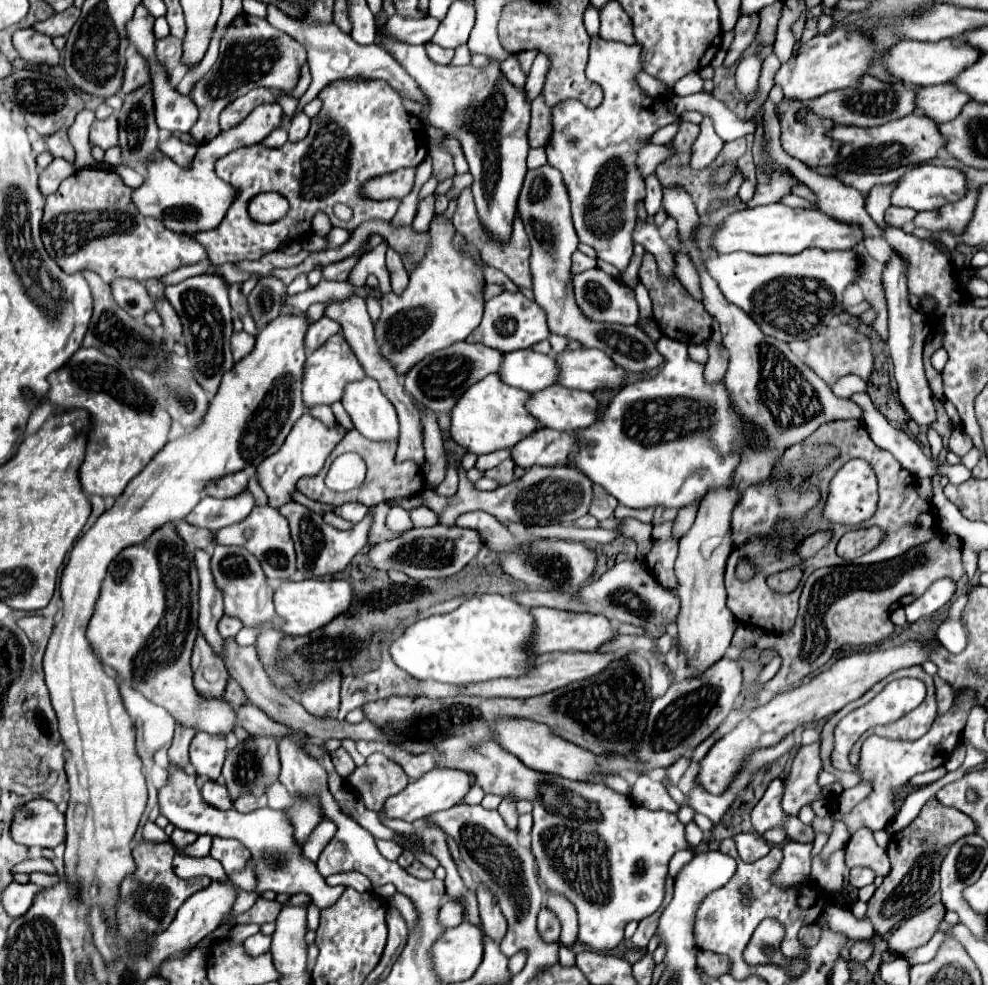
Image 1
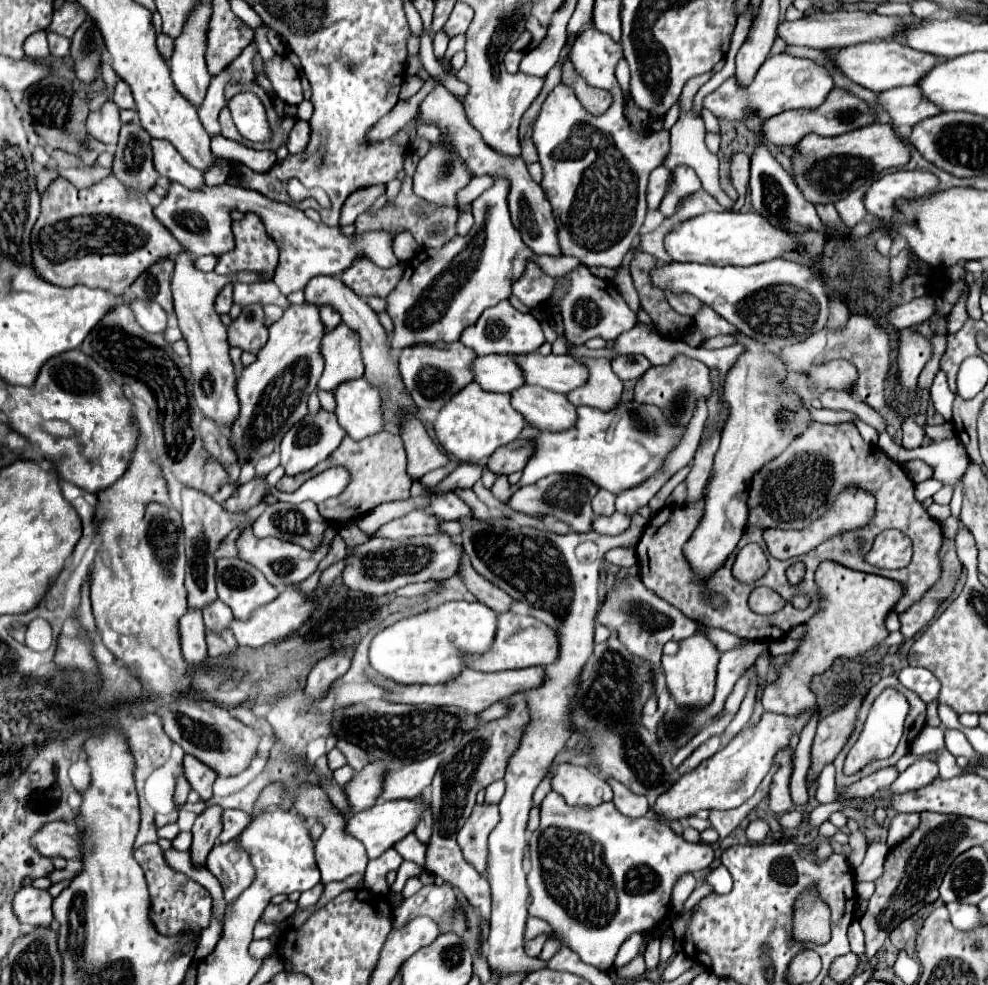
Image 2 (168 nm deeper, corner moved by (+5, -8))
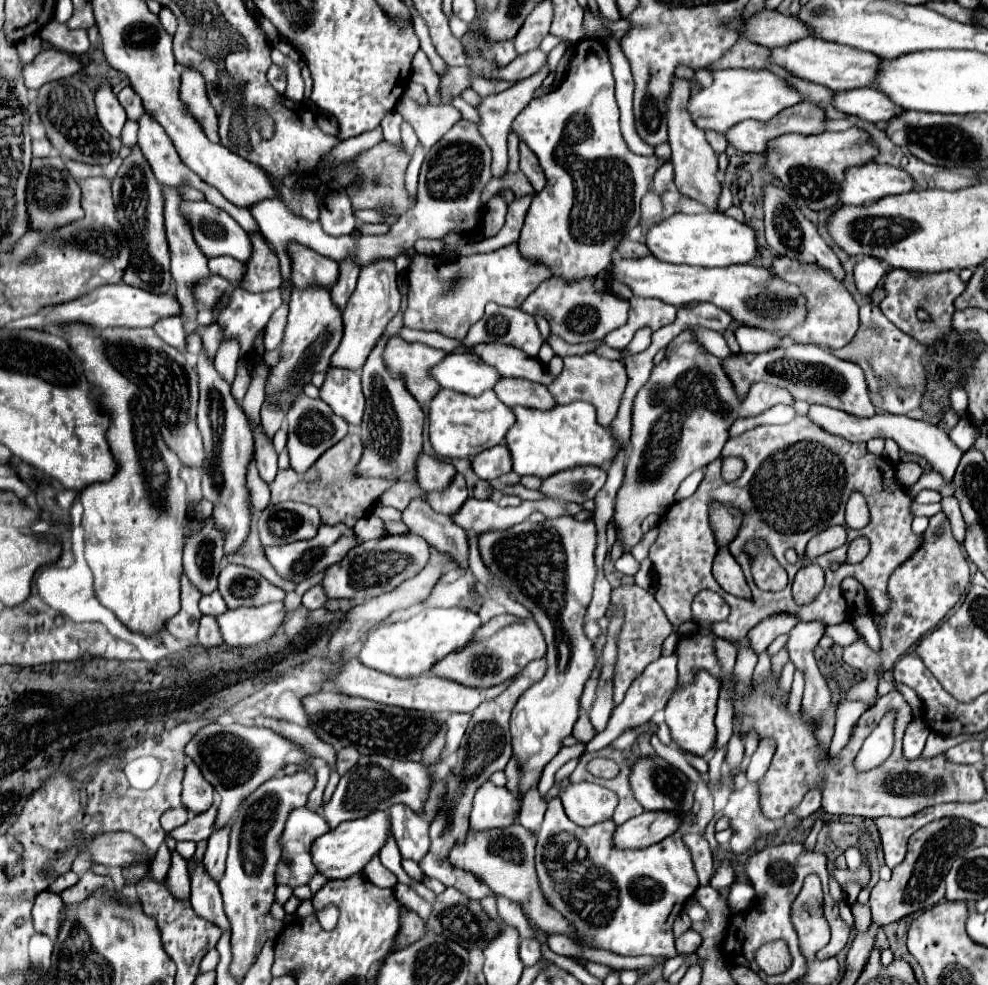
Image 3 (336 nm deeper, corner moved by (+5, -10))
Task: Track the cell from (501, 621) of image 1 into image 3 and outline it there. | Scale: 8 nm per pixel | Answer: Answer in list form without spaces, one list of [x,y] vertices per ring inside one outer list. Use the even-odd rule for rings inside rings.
[[[453,606],[453,608],[425,608],[417,616],[405,622],[393,622],[379,626],[363,640],[363,648],[359,652],[359,660],[385,674],[393,674],[399,678],[409,678],[417,674],[425,674],[433,662],[445,658],[449,652],[465,646],[469,638],[473,638],[475,630],[481,626],[481,618],[471,610]]]

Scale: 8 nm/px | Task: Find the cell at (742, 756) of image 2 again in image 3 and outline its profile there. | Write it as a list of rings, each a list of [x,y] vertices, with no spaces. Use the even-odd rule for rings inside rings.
[[[643,812],[637,818],[621,824],[613,832],[613,846],[619,850],[641,850],[661,842],[679,828],[679,820],[671,814]]]

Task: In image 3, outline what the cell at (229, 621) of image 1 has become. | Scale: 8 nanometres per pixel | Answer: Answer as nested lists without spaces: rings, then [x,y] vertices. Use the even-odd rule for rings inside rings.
[[[215,590],[215,592],[205,594],[205,596],[201,598],[199,608],[201,608],[201,612],[203,612],[203,614],[217,616],[217,614],[221,614],[221,612],[225,612],[225,610],[227,610],[227,604],[225,604],[225,600],[221,598],[219,590]]]

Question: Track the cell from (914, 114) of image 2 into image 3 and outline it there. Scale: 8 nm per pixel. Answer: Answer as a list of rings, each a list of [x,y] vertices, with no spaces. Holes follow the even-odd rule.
[[[873,88],[835,92],[833,106],[847,116],[857,116],[867,122],[887,122],[893,118],[893,114],[901,114],[901,108],[897,104],[889,102],[885,94]]]

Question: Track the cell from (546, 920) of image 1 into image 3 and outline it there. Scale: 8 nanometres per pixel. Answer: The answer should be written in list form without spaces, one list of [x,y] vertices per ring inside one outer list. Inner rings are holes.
[[[521,940],[519,958],[521,958],[523,966],[533,966],[533,964],[537,964],[537,962],[541,960],[539,942],[537,942],[537,940]]]

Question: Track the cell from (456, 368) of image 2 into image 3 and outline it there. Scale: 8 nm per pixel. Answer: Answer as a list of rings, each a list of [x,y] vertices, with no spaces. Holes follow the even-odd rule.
[[[389,336],[385,344],[383,362],[393,378],[401,378],[407,390],[419,404],[429,404],[437,394],[437,384],[429,378],[429,366],[437,364],[445,356],[443,350],[431,348],[419,342],[405,342],[399,336]]]

